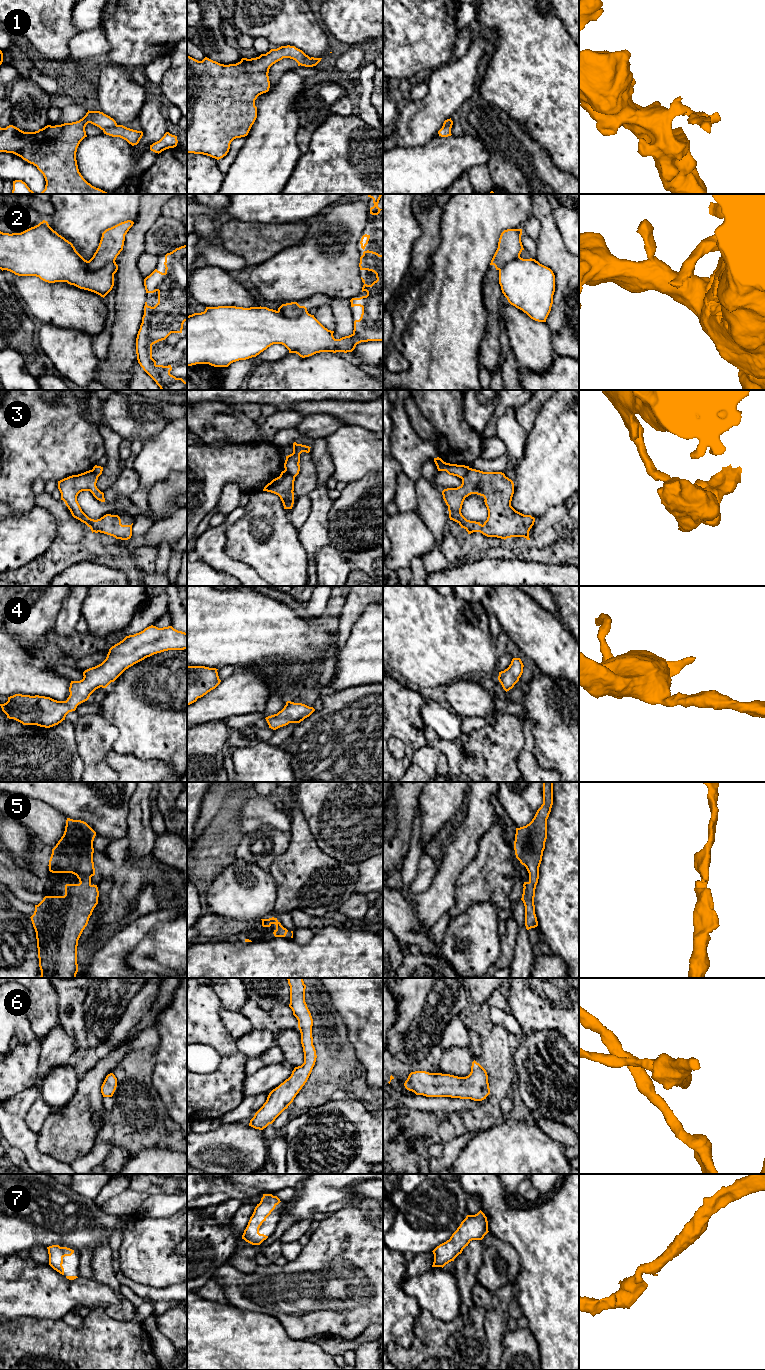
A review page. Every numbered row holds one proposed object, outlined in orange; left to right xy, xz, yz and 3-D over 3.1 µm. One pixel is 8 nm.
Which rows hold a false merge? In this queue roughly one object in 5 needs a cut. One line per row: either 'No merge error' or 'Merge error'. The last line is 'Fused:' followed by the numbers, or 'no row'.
1: Merge error
2: Merge error
3: Merge error
4: No merge error
5: No merge error
6: No merge error
7: No merge error
Fused: 1, 2, 3

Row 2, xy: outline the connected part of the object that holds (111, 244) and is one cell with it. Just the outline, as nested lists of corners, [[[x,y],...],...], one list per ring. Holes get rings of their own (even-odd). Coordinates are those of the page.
[[[127,220],[102,233],[99,246],[93,257],[88,261],[88,269],[95,271],[116,260],[123,250],[125,235],[133,226],[134,222]]]

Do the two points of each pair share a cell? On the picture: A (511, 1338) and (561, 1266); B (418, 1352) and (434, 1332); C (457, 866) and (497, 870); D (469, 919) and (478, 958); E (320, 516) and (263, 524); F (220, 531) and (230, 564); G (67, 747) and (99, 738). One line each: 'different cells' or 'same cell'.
A: different cells
B: same cell
C: different cells
D: same cell
E: different cells
F: same cell
G: different cells

